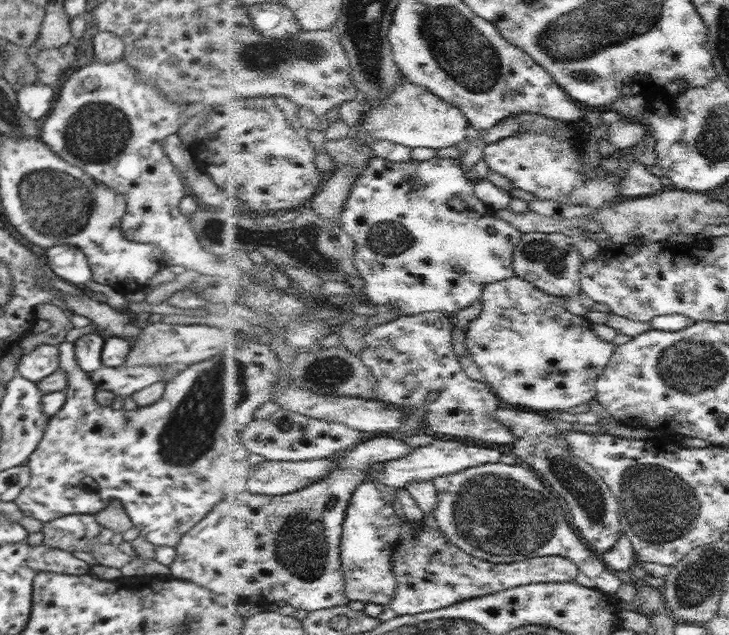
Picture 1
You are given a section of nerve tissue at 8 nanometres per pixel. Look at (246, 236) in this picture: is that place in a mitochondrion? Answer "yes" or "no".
no

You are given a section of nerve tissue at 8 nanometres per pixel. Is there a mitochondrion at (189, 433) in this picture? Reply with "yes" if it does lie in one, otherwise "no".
yes

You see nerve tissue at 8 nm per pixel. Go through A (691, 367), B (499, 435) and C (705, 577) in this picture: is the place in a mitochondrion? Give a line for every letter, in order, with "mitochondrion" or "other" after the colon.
A: mitochondrion
B: other
C: mitochondrion

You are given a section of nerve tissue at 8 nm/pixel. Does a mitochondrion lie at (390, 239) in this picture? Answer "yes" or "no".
yes

